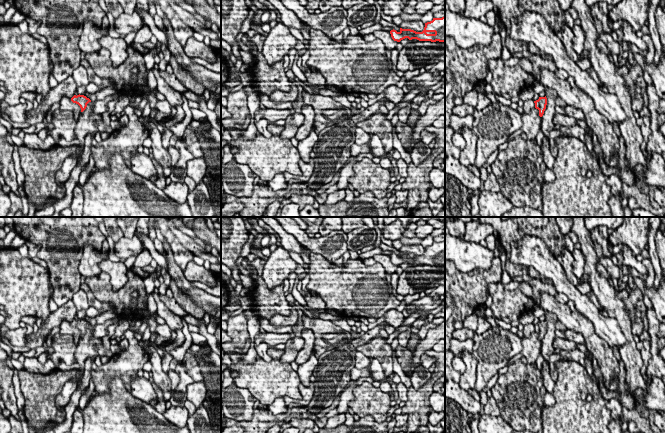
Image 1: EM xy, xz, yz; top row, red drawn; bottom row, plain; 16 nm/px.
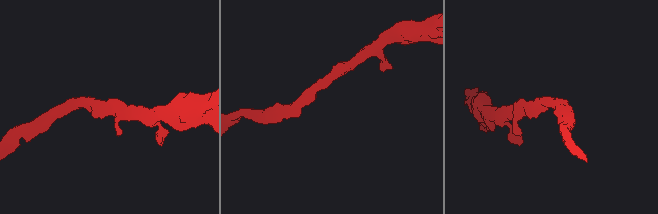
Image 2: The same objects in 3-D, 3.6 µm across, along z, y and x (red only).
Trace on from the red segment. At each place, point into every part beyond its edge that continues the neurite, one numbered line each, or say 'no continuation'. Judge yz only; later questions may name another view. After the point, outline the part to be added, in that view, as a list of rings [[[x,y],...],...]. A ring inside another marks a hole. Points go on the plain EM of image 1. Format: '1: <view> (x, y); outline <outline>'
no continuation

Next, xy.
no continuation

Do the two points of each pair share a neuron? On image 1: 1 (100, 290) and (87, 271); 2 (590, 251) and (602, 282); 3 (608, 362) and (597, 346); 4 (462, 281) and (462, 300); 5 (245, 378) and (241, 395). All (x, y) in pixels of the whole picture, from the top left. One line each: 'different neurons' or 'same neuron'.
1: different neurons
2: same neuron
3: same neuron
4: same neuron
5: different neurons

